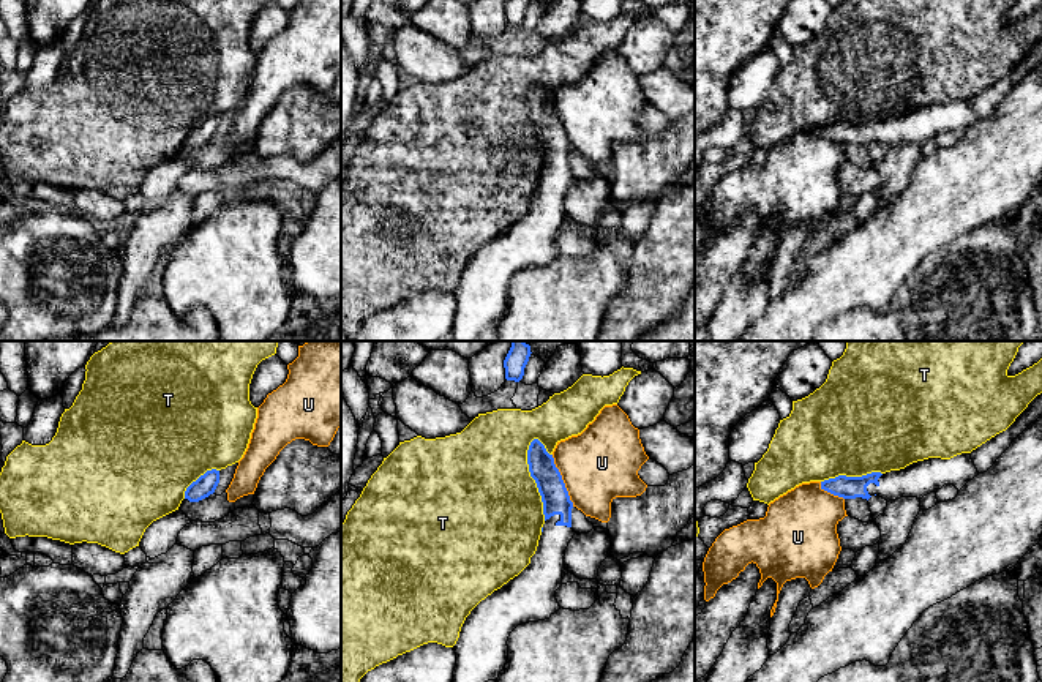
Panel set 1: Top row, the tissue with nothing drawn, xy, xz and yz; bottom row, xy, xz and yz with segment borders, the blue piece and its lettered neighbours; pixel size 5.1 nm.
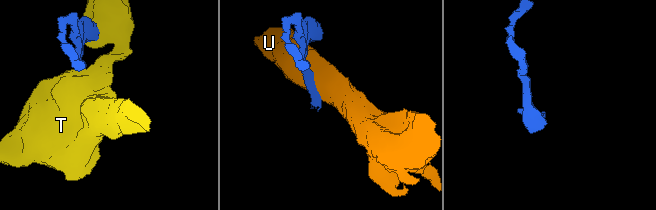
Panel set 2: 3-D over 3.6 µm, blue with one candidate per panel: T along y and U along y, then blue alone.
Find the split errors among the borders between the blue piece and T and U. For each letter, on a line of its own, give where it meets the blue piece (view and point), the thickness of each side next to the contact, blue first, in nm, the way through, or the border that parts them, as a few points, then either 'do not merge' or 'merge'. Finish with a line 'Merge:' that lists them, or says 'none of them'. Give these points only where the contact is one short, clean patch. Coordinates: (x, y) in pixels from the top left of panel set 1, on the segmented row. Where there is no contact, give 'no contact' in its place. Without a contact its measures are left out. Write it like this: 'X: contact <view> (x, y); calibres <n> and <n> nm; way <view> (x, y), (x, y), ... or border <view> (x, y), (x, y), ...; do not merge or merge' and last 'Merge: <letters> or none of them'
T: contact xz (532, 477); calibres 140 and 500 nm; do not merge
U: contact xz (562, 480); calibres 140 and 380 nm; do not merge
Merge: none of them

